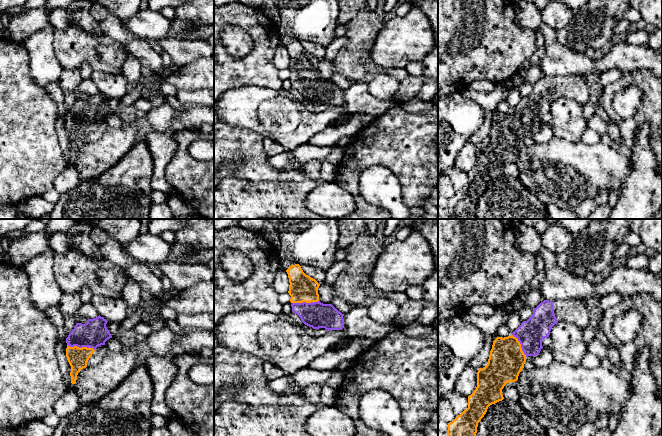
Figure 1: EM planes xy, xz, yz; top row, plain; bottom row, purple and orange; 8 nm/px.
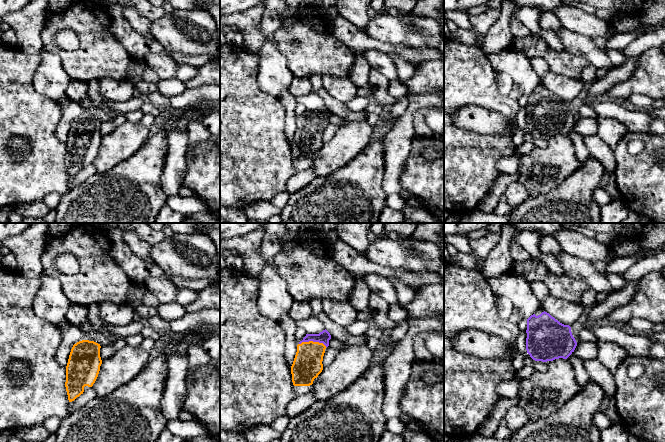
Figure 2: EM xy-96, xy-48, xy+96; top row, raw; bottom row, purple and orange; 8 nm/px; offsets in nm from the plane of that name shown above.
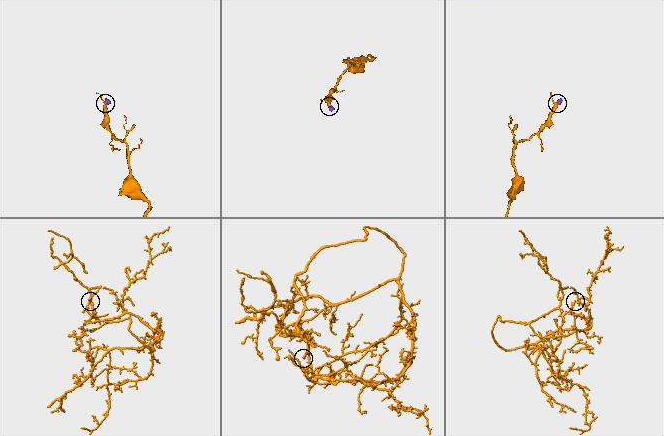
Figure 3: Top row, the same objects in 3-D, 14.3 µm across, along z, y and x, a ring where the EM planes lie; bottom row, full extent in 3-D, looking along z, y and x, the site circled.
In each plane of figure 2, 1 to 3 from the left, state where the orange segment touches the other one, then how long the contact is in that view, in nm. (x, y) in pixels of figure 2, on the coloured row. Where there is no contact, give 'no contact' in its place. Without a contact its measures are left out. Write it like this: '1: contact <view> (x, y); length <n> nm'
1: no contact
2: contact xy-48 (313, 341); length 220 nm
3: no contact

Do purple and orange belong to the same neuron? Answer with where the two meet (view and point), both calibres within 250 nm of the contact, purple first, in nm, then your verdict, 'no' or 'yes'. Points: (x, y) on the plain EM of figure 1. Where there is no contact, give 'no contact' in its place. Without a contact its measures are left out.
meets purple in xy at (81, 123); 220 nm thick on the purple side, 160 nm on the other; yes

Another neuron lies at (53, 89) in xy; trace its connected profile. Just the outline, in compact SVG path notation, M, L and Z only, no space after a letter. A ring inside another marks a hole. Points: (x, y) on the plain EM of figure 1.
M54 81L50 84L48 84L45 87L46 92L51 96L51 98L55 101L57 108L58 108L58 115L57 115L57 121L56 121L56 129L57 129L57 136L59 140L59 144L63 153L63 158L65 160L66 169L70 167L69 160L71 159L71 142L67 136L66 133L66 124L67 121L64 118L66 114L66 108L65 105L65 92L61 89L59 85L59 81Z

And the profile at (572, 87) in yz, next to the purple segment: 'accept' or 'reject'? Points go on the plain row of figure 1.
accept

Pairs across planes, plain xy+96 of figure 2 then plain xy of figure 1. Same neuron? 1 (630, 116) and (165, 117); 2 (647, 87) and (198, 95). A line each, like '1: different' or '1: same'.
1: different
2: different

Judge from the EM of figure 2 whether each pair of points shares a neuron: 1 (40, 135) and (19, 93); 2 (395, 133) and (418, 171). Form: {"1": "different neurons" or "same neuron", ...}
{"1": "same neuron", "2": "different neurons"}

